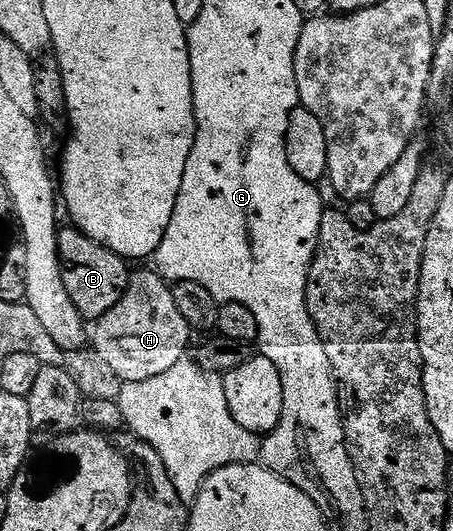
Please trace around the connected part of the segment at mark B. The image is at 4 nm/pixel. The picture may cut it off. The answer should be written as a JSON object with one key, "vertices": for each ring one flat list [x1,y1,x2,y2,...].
{"vertices":[[75,227,60,229,58,251,60,264,64,266,62,279,66,283,66,291,70,291,70,299,74,299,74,307,83,315,85,322,95,323,110,311,122,299,128,290,130,280,129,262,119,257,114,251,94,243,86,234]]}

